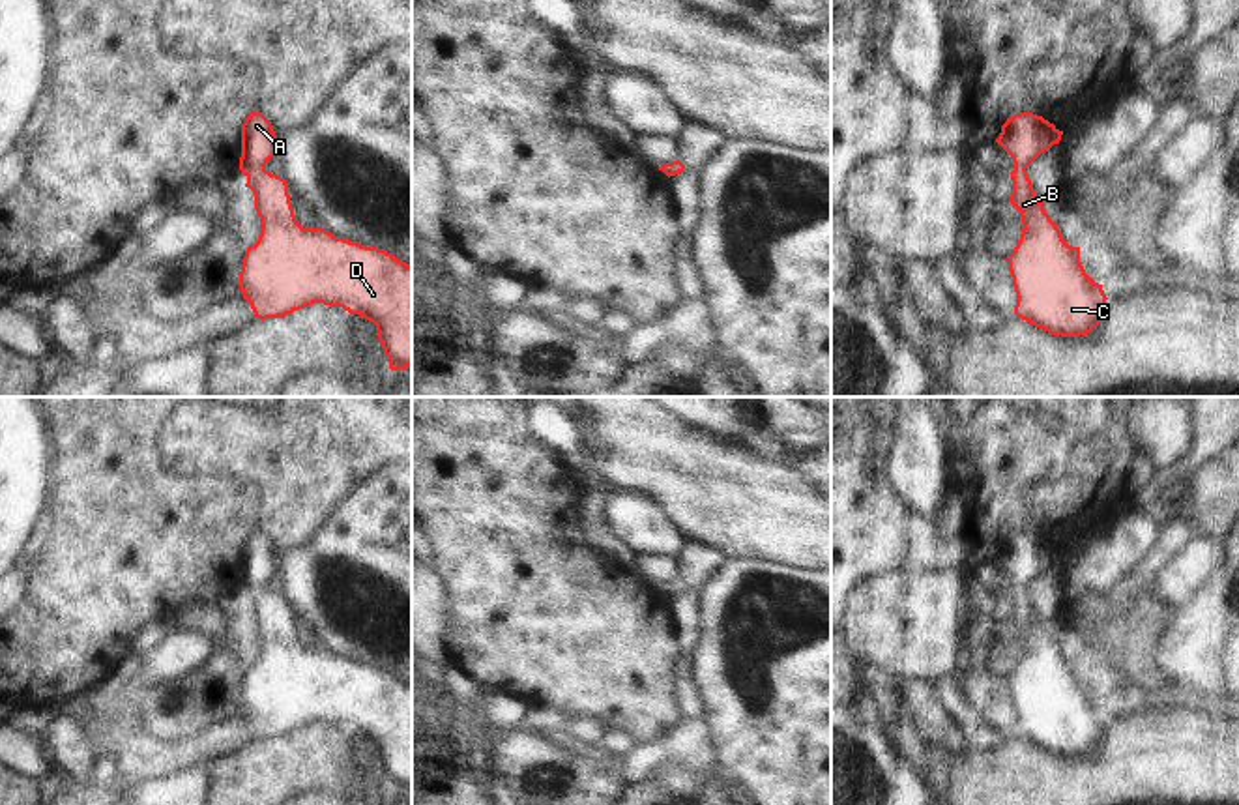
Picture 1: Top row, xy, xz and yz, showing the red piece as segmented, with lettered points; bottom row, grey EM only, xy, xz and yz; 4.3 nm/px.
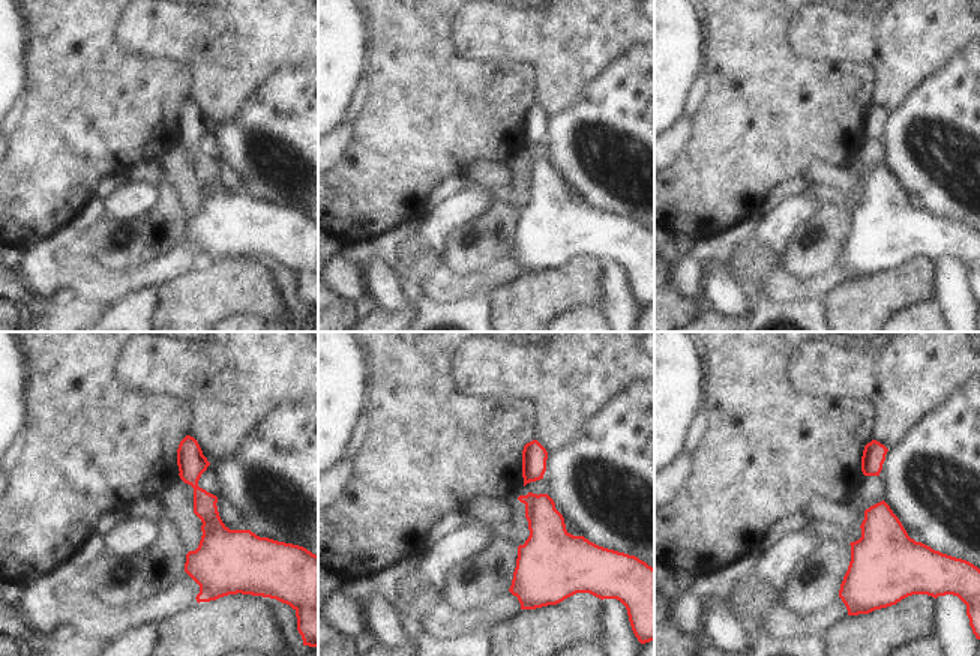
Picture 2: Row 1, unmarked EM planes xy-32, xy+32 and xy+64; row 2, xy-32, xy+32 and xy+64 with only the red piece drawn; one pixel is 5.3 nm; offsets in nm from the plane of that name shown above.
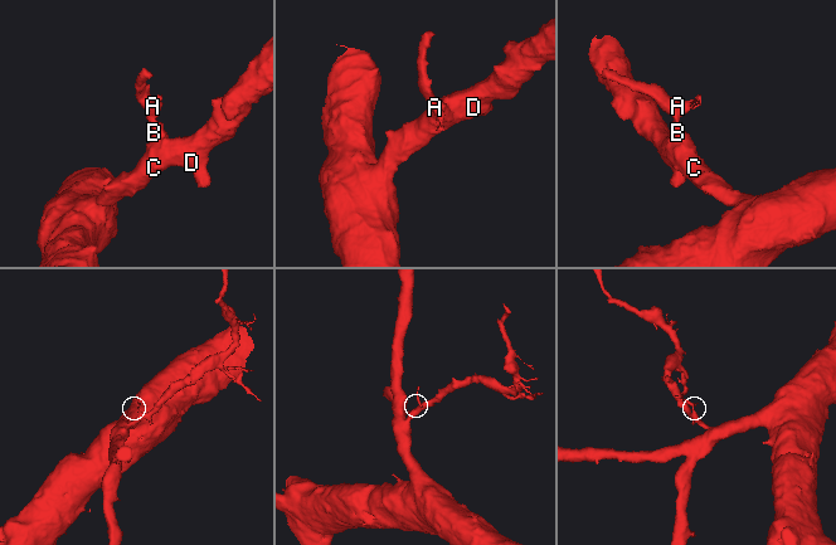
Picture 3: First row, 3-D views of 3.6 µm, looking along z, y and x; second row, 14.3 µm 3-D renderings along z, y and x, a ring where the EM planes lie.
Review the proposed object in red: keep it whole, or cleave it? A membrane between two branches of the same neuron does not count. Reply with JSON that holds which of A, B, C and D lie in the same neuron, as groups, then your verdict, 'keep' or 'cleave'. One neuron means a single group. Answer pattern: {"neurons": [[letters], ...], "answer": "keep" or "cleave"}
{"neurons": [["A", "B", "C", "D"]], "answer": "keep"}

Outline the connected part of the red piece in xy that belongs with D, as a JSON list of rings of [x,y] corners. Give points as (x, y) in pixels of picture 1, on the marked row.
[[[251,112],[241,124],[240,170],[247,178],[245,187],[255,193],[262,228],[245,251],[240,290],[255,318],[286,316],[313,303],[343,307],[376,326],[391,371],[412,367],[412,266],[386,249],[337,238],[322,227],[303,228],[294,215],[286,180],[266,168],[275,152],[271,122],[262,112]]]

